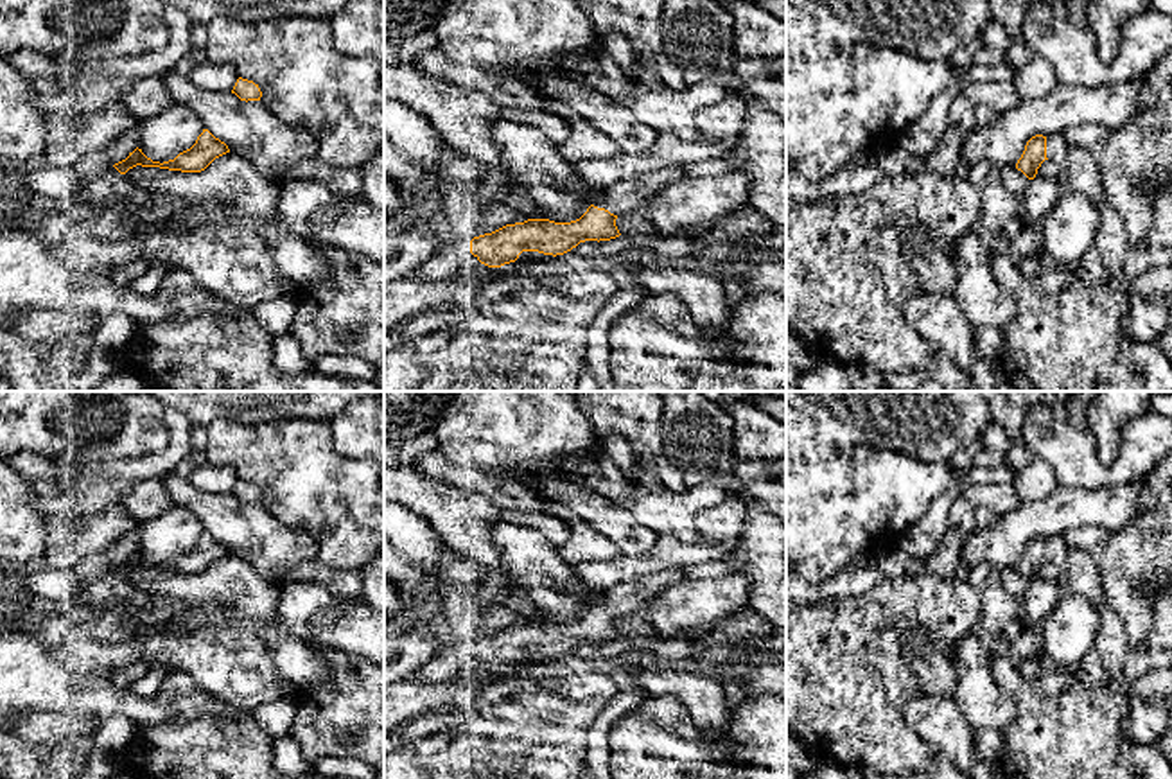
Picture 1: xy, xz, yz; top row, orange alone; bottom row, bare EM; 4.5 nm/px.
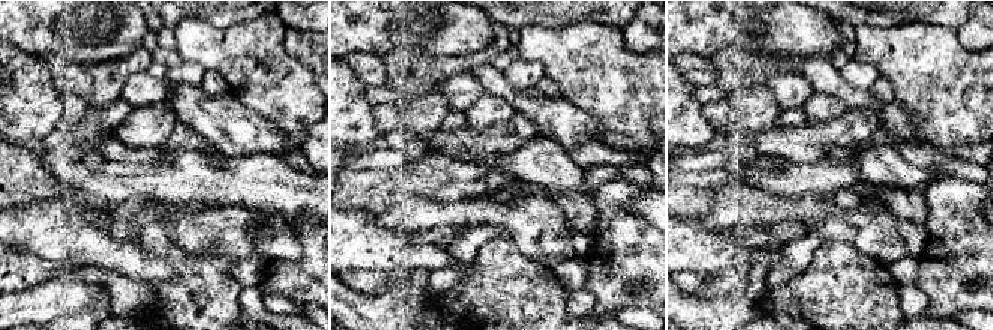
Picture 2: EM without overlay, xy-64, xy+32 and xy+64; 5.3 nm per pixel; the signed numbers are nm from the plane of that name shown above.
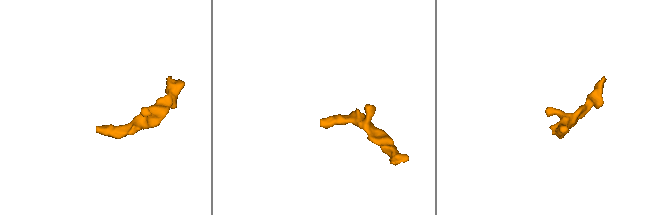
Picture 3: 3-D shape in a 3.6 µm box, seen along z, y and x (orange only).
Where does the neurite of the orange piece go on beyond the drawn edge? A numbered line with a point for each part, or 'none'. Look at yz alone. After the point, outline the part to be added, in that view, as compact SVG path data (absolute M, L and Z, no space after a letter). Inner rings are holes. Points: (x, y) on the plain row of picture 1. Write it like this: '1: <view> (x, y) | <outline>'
none

